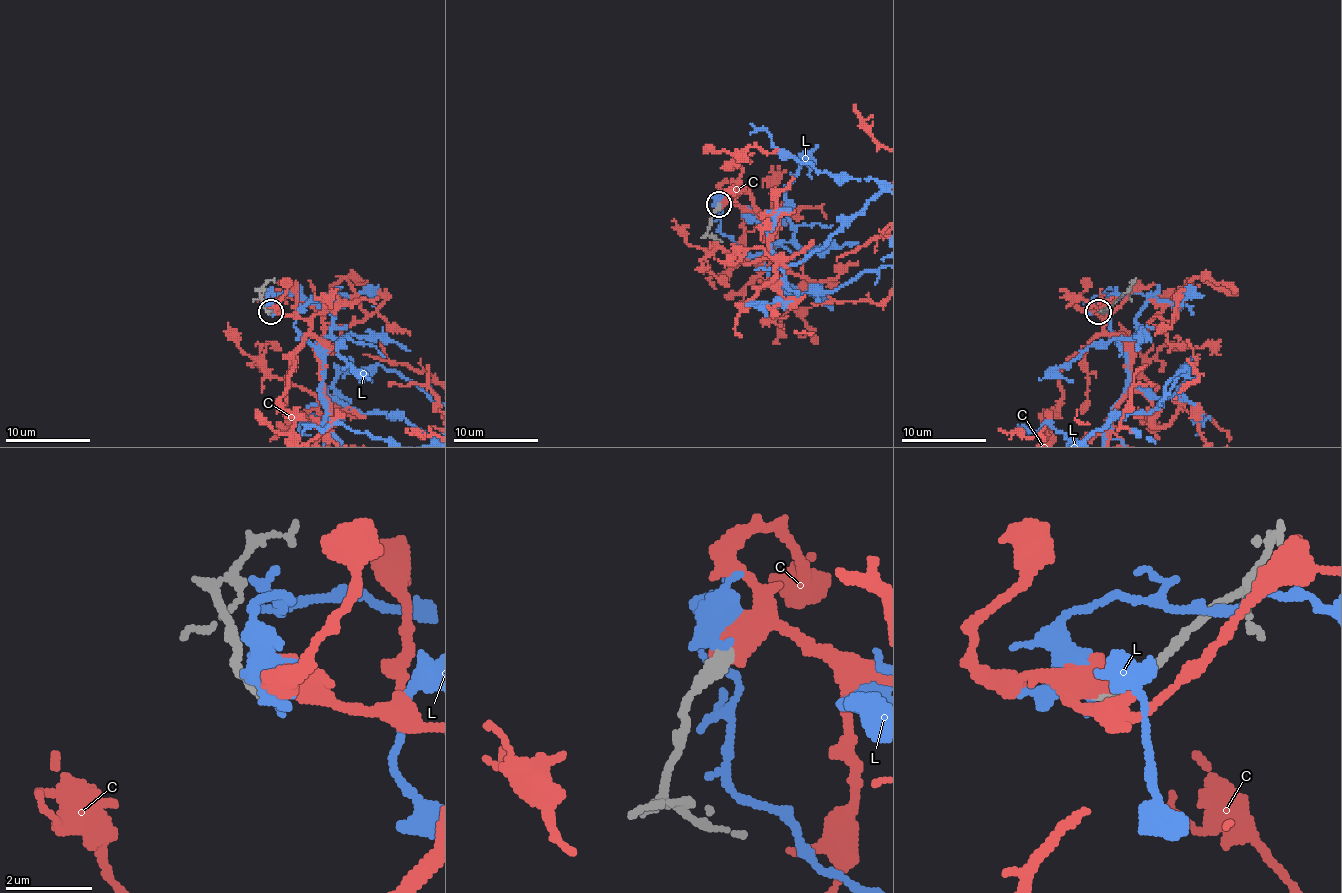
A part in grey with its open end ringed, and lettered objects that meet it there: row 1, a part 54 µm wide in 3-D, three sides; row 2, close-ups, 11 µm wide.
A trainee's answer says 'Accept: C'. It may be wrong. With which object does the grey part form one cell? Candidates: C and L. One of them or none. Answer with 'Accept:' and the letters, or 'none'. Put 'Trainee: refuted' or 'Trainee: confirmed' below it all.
Accept: none
Trainee: refuted

